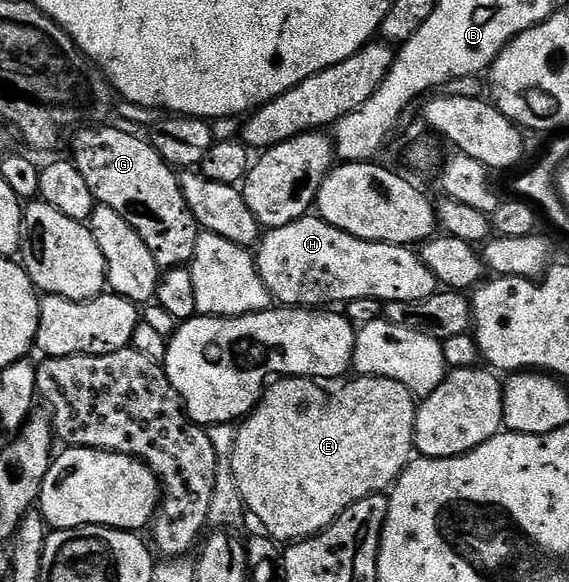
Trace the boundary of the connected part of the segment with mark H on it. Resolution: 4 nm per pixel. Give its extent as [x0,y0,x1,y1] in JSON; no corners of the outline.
[255,213,439,309]

